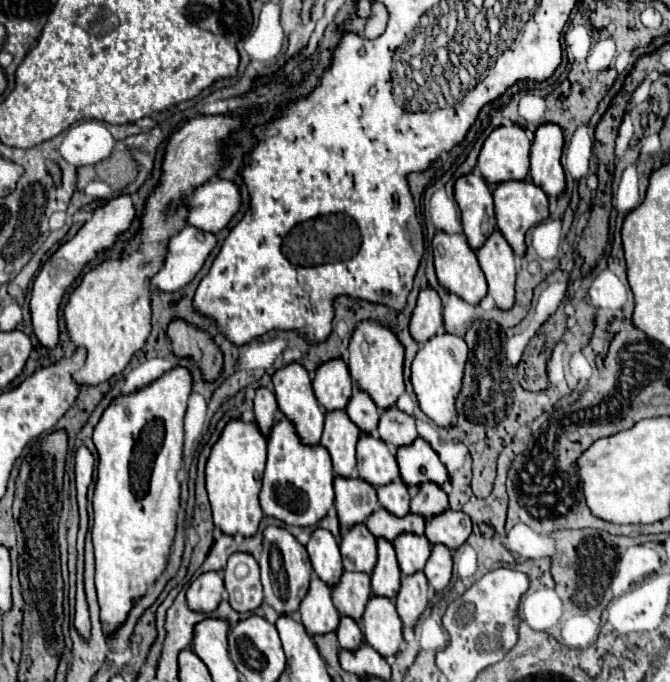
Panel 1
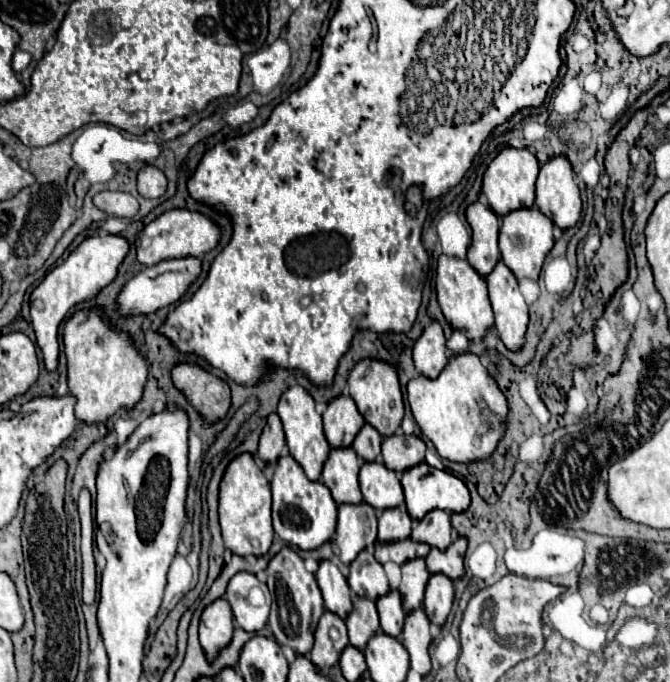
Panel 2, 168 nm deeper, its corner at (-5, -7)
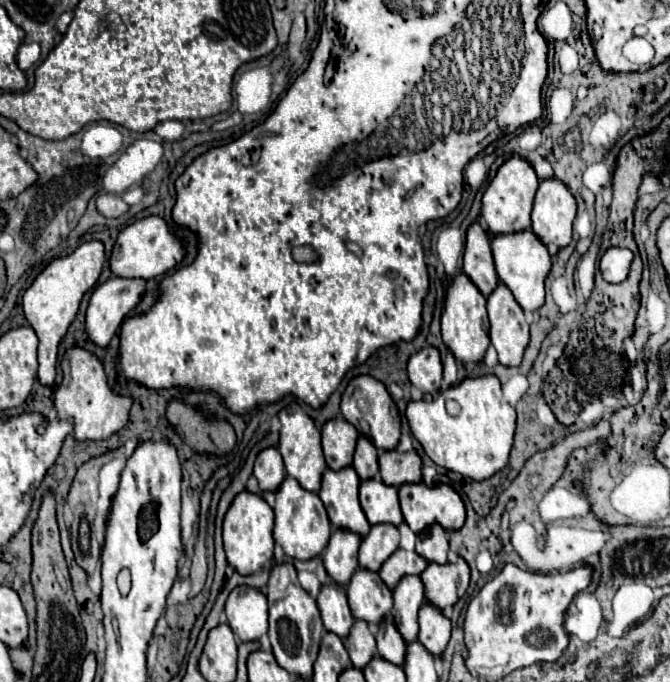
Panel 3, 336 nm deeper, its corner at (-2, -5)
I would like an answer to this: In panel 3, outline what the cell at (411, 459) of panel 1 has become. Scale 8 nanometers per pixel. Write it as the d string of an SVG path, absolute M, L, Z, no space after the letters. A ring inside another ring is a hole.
M424 481L420 483L404 483L398 489L400 495L400 507L402 507L402 515L404 521L410 525L410 529L414 533L420 533L422 529L440 523L444 529L460 529L464 525L464 517L466 517L466 507L462 497L446 483L434 483L434 485L426 485Z

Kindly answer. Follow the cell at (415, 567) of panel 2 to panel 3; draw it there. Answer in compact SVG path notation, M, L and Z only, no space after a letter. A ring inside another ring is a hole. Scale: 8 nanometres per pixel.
M404 575L394 589L394 619L404 641L418 635L418 609L424 601L424 585L418 575Z

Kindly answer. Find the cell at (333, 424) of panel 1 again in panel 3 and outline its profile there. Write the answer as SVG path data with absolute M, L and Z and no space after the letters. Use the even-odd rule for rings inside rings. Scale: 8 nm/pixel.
M354 467L344 469L326 469L322 475L322 489L320 499L326 505L328 517L336 527L350 529L358 535L366 535L370 531L370 523L364 517L364 511L360 509L356 489L360 485L358 473Z

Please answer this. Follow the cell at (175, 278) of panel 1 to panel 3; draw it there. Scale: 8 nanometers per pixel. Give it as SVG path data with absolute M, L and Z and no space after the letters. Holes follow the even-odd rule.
M112 277L102 283L90 299L86 313L86 331L98 347L106 347L120 329L126 315L142 301L146 279Z

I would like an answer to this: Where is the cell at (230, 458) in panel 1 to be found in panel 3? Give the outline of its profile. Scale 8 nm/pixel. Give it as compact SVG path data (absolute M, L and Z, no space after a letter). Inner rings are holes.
M240 491L232 505L226 511L224 517L224 551L228 557L228 563L242 575L258 571L262 565L266 565L274 555L274 539L272 539L272 527L274 527L274 513L272 507L264 501L262 495Z

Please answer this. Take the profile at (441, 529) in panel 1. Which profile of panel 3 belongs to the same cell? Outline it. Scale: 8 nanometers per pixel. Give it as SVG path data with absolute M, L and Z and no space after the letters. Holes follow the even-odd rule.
M458 557L456 563L428 563L420 579L426 589L426 599L444 609L454 605L466 593L470 583L470 567L462 557Z

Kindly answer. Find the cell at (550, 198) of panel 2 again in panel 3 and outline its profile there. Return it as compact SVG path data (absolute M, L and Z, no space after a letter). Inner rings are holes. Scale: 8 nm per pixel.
M558 177L542 179L532 209L532 229L546 243L566 247L572 241L576 199Z

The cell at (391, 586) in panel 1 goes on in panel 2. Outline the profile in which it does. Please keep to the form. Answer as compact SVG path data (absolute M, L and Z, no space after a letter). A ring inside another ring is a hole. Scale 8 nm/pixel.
M391 591L383 597L379 597L377 611L379 611L379 619L381 619L381 631L391 637L399 637L403 631L403 621L405 621L401 595L397 591Z

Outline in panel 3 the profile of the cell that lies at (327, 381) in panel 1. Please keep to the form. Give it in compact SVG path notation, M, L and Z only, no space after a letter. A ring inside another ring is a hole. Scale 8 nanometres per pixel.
M334 417L322 427L322 447L330 469L352 465L358 431L344 417Z

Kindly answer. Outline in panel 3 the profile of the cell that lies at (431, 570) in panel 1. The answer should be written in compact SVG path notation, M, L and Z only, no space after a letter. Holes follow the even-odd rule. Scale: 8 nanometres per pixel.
M424 601L418 611L418 623L418 641L434 655L442 653L450 641L450 619L444 615L444 611L430 601Z

